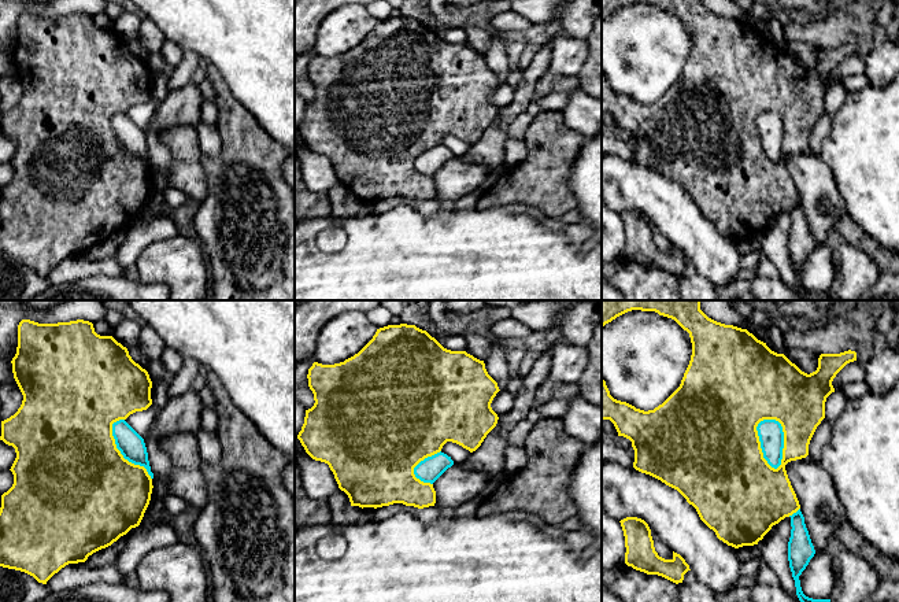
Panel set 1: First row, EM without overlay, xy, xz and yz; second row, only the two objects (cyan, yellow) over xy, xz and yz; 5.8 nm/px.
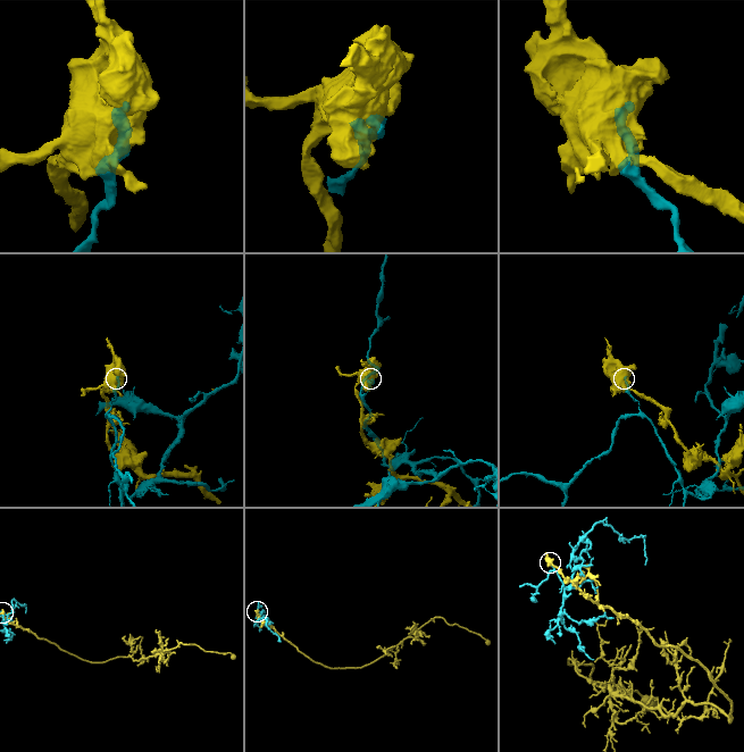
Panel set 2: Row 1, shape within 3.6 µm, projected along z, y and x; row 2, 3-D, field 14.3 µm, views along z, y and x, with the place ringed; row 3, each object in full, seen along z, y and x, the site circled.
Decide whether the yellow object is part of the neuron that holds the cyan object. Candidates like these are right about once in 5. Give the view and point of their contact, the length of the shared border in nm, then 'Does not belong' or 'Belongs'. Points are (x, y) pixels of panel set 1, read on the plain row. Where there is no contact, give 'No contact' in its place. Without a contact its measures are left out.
Touches cyan at yz (761, 137). Shared border 320 nm. Does not belong

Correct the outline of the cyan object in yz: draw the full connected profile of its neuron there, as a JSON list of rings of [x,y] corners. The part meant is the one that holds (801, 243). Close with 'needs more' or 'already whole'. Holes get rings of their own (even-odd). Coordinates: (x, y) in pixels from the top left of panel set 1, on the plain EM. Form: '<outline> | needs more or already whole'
[[[800,202],[789,210],[792,222],[788,234],[788,254],[795,273],[796,288],[804,300],[826,300],[830,292],[813,292],[806,289],[802,284],[799,269],[814,250],[815,243]]] | already whole

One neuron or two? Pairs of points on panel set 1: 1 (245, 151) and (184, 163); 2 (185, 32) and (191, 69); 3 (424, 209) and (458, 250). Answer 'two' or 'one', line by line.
1: two
2: two
3: two

